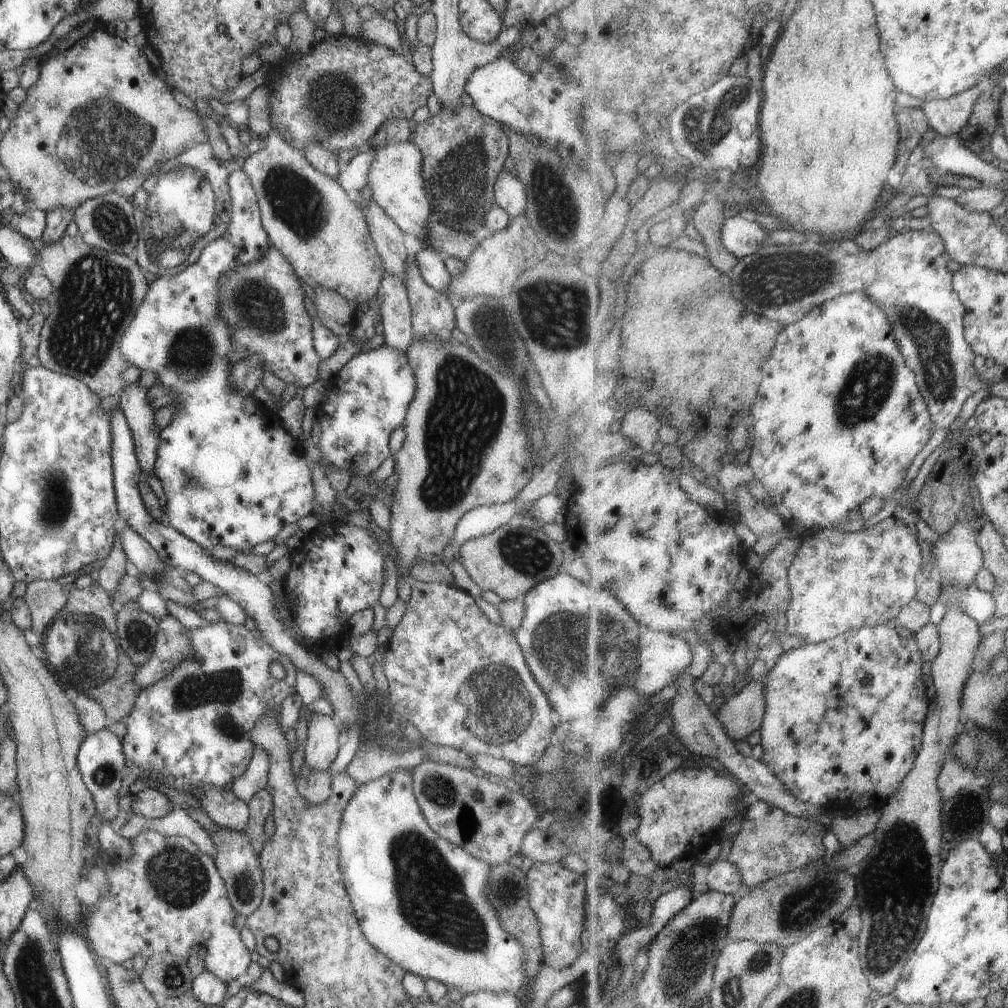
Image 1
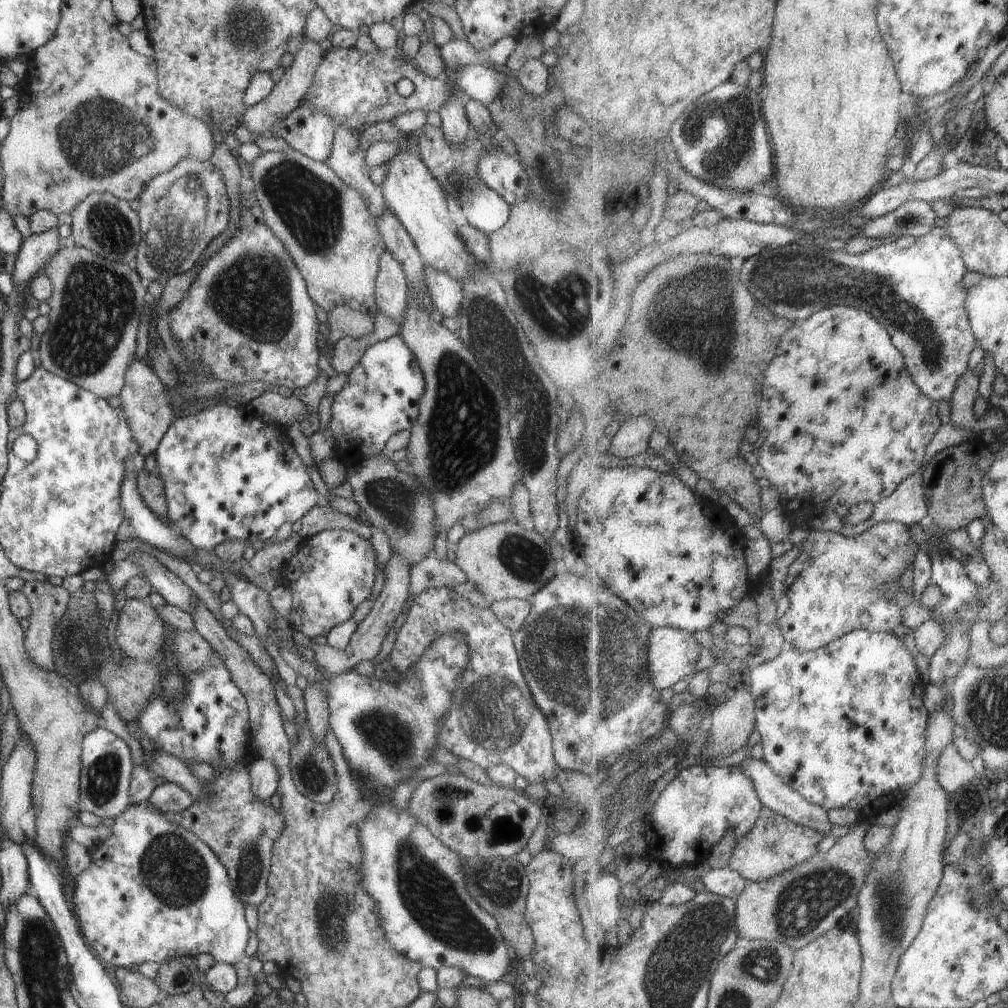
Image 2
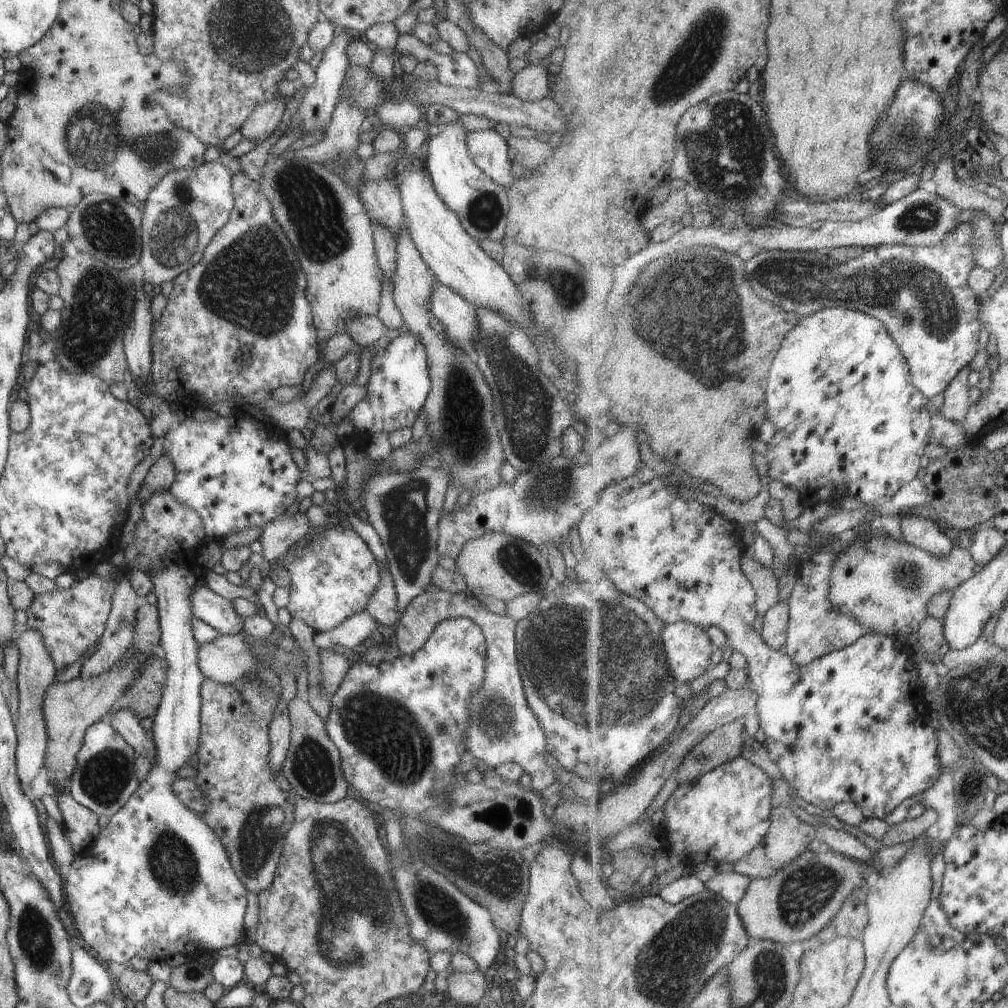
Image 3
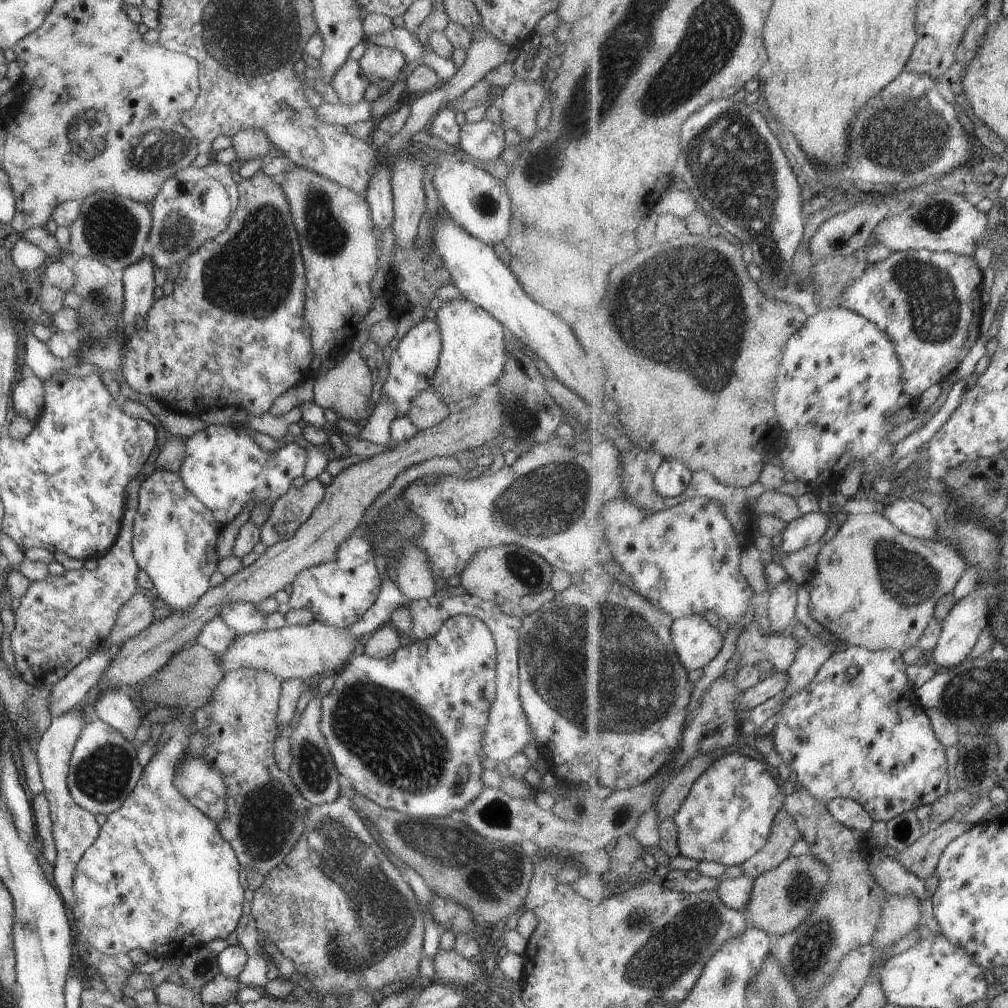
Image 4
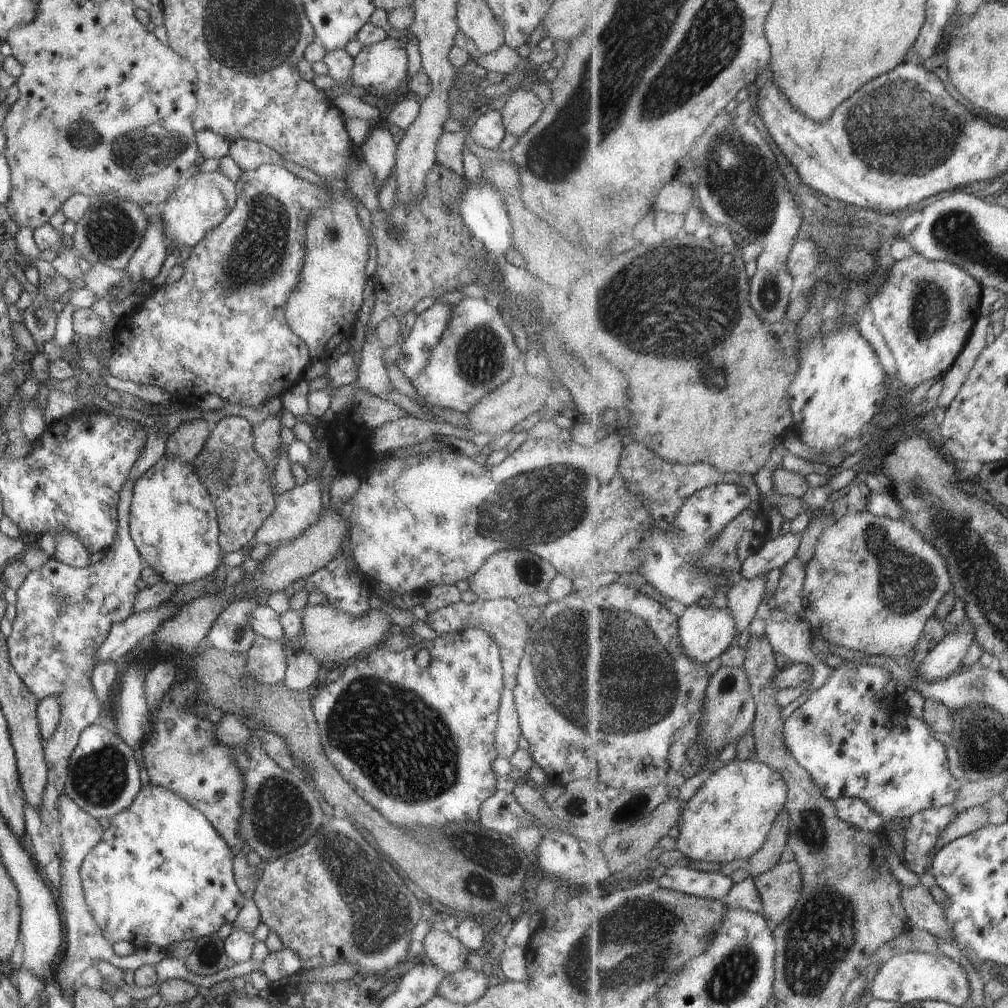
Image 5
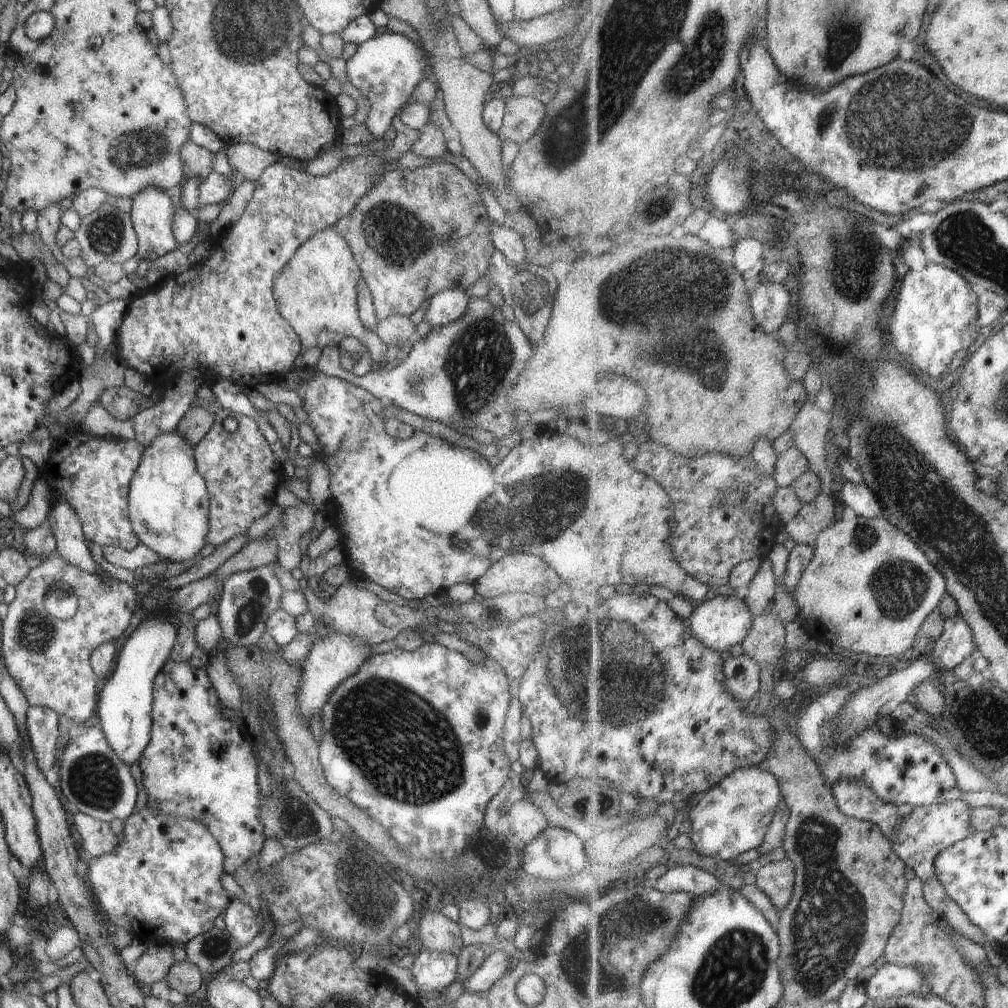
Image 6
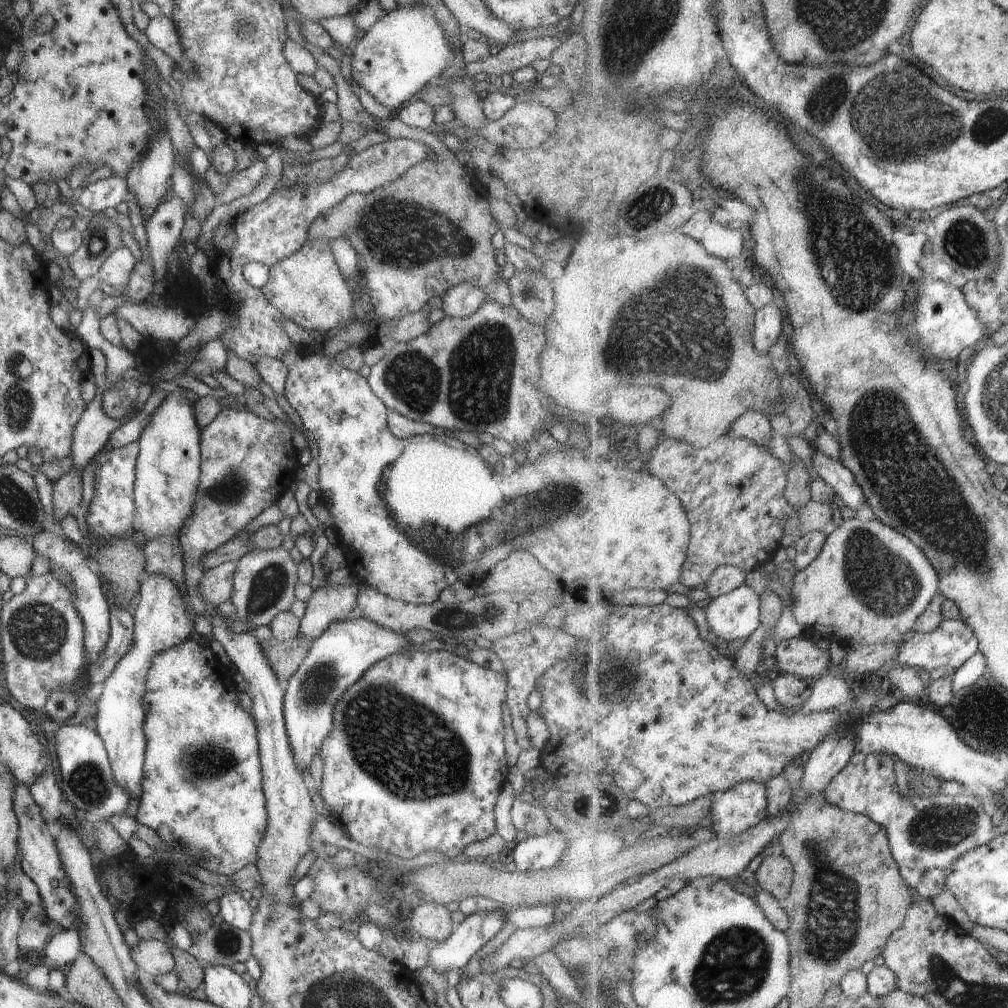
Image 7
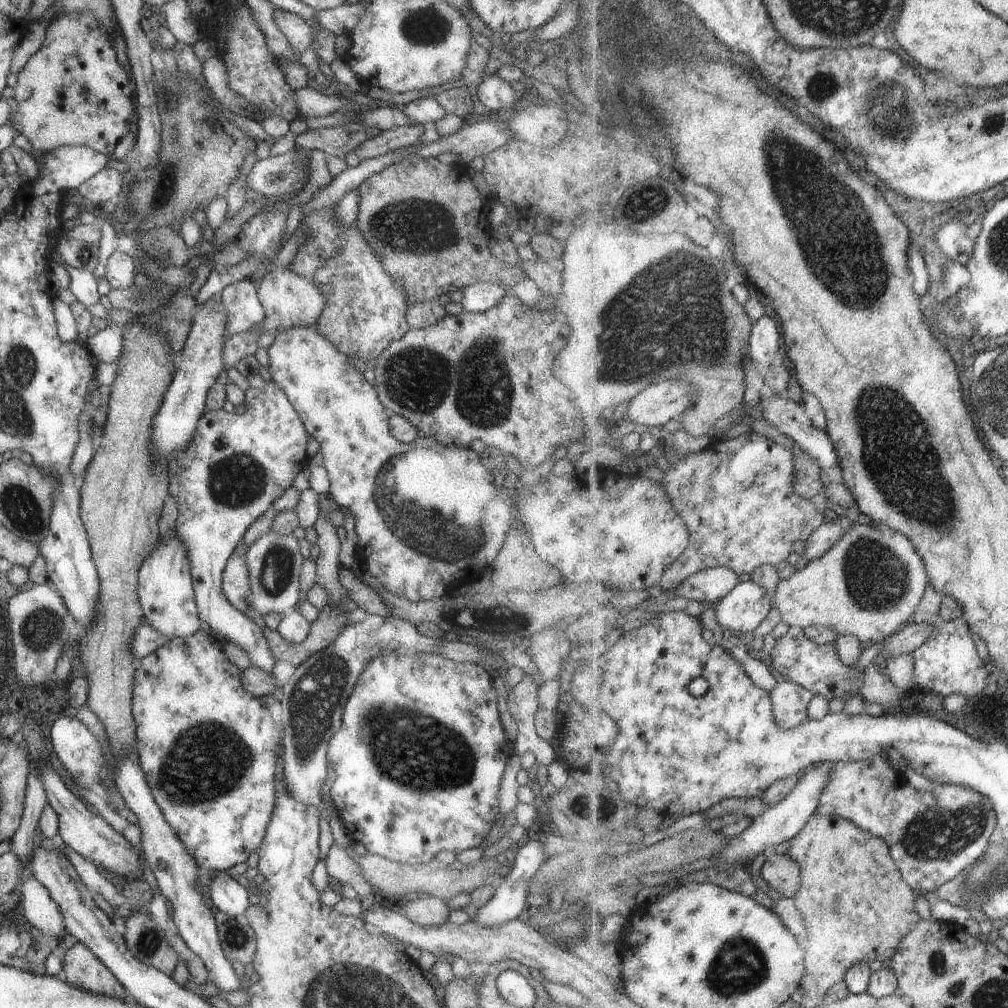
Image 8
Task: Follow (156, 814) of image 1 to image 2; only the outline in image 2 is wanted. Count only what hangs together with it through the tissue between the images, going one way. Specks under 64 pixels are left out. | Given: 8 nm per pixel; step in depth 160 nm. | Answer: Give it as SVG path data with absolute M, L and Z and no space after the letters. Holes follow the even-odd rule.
M166 781L153 787L144 803L153 806L161 814L167 815L185 810L192 805L192 800L185 790L181 790L179 786Z

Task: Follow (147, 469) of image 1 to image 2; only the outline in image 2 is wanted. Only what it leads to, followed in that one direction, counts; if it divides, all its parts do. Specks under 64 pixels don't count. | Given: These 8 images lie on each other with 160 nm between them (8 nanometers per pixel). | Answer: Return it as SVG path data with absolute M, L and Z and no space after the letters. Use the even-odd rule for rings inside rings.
M133 359L129 362L124 377L124 386L119 392L121 402L119 407L125 416L131 434L133 434L133 440L139 446L136 453L143 458L151 453L154 454L169 424L177 418L174 414L174 405L170 405L165 399L166 390L167 388L161 385L159 378L147 367L143 359Z

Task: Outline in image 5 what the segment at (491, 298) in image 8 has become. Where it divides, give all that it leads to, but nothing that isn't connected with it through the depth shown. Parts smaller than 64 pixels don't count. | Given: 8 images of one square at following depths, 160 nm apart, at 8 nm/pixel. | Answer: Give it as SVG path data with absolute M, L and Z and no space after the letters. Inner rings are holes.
M435 301L427 310L416 316L407 338L402 341L403 344L397 346L400 357L397 357L394 363L403 378L410 381L425 370L431 348L439 342L450 315L451 305Z

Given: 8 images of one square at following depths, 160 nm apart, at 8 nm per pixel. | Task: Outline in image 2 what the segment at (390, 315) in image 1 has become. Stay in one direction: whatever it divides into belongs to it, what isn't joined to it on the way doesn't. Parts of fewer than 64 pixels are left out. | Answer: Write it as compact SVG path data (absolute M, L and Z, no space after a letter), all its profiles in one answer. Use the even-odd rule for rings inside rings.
M385 250L379 256L378 272L374 281L374 302L377 313L391 318L401 326L407 308L406 279L399 262Z

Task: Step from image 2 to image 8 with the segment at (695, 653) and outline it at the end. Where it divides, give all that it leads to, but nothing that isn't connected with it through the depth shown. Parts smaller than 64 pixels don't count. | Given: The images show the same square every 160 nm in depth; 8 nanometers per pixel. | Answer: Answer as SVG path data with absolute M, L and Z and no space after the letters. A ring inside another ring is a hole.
M751 579L748 582L741 582L731 594L723 598L714 608L721 629L728 629L736 637L741 634L750 637L770 617L771 610L775 607L772 595Z

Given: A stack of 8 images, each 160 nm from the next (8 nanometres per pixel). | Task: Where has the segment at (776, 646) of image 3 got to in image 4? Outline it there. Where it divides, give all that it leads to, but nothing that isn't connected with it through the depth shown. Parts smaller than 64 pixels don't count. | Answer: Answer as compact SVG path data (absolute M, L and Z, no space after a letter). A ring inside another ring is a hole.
M790 578L779 585L772 587L770 591L767 614L772 622L773 633L790 633L797 622L797 588L799 587Z

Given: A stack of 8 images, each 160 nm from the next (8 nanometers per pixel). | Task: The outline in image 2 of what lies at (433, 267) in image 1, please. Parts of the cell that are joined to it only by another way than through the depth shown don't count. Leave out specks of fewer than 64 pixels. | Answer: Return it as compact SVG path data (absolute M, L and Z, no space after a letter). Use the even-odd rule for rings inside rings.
M429 264L424 266L424 280L435 310L443 317L454 320L459 317L459 301L463 299L460 283Z

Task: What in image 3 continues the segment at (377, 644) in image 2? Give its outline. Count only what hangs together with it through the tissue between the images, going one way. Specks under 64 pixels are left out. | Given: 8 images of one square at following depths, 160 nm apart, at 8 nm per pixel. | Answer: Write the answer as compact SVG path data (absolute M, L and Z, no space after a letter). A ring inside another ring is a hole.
M319 649L319 669L321 674L320 688L323 694L331 697L338 690L343 676L350 666L346 658L331 649Z

